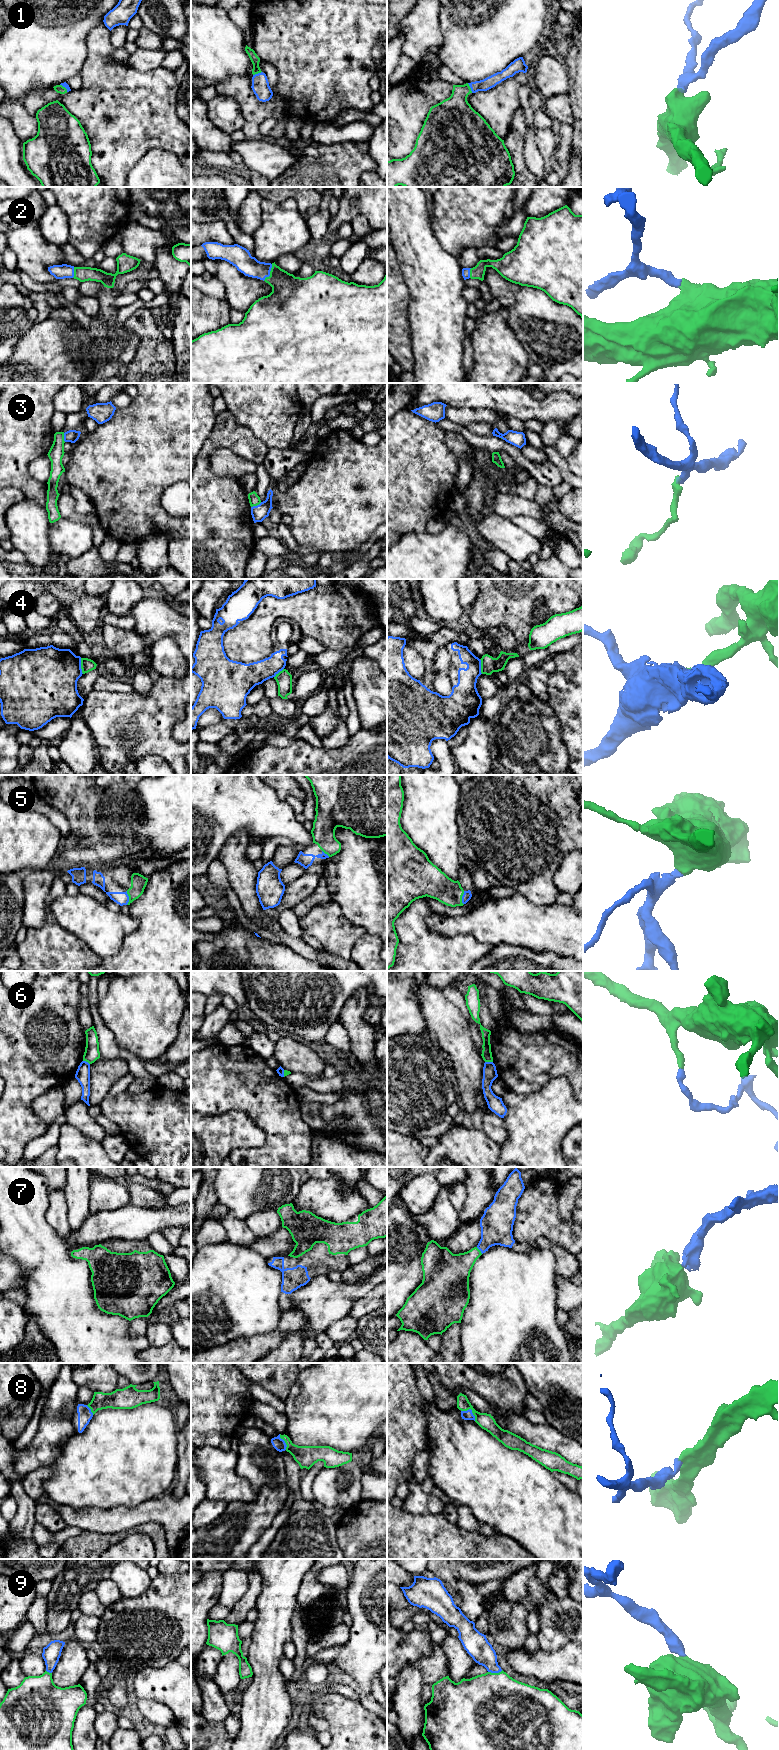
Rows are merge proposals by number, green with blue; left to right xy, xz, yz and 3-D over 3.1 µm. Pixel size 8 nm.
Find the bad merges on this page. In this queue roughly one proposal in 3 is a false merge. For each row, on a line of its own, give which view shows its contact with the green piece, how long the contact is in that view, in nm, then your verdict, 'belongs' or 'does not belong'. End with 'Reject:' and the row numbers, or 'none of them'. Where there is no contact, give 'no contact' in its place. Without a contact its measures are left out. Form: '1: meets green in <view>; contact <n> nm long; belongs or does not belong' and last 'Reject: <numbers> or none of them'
1: meets green in yz; contact 90 nm long; belongs
2: meets green in xz; contact 150 nm long; belongs
3: meets green in xz; contact 100 nm long; does not belong
4: meets green in xy; contact 130 nm long; does not belong
5: meets green in xy; contact 110 nm long; belongs
6: meets green in yz; contact 60 nm long; does not belong
7: meets green in yz; contact 80 nm long; belongs
8: meets green in yz; contact 150 nm long; belongs
9: meets green in yz; contact 120 nm long; belongs
Reject: 3, 4, 6

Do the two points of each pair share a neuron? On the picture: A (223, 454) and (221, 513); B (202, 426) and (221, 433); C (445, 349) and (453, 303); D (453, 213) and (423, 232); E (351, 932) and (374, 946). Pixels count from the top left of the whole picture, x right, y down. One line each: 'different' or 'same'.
A: different
B: different
C: same
D: different
E: different

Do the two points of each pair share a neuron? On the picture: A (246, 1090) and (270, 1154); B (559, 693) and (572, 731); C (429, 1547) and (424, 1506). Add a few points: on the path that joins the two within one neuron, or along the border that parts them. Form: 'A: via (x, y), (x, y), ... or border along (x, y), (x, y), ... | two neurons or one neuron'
A: via (262, 1106), (271, 1115), (271, 1138) | one neuron
B: via (568, 702), (572, 706), (572, 722) | one neuron
C: border along (402, 1509), (422, 1514), (442, 1514) | two neurons

